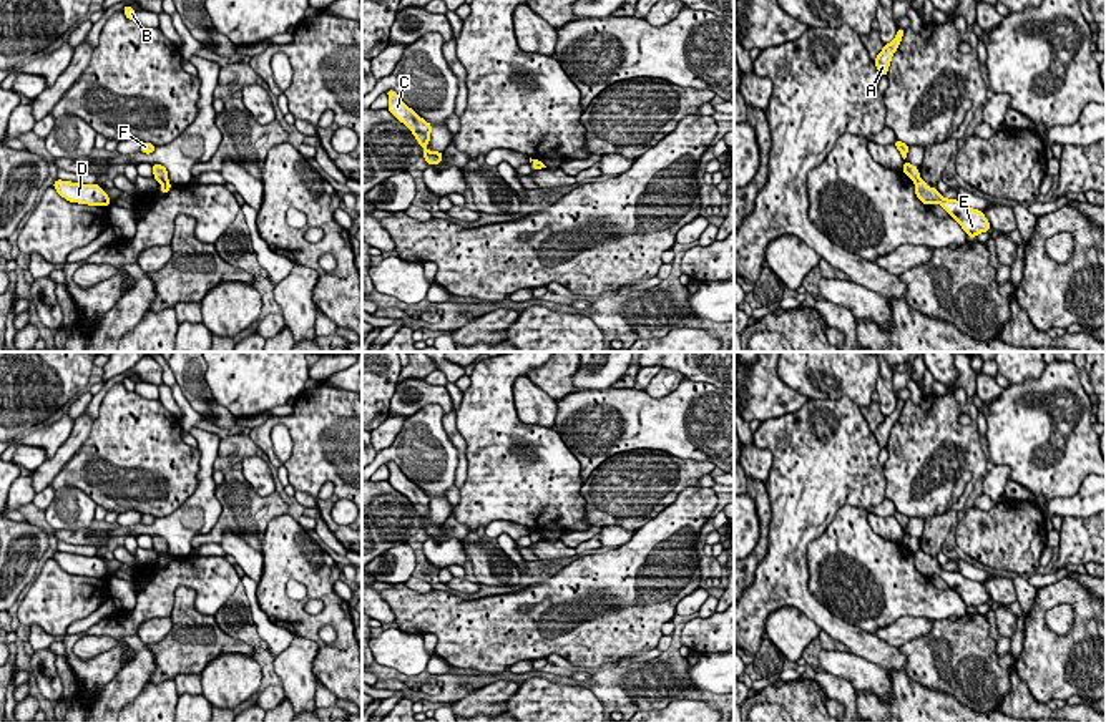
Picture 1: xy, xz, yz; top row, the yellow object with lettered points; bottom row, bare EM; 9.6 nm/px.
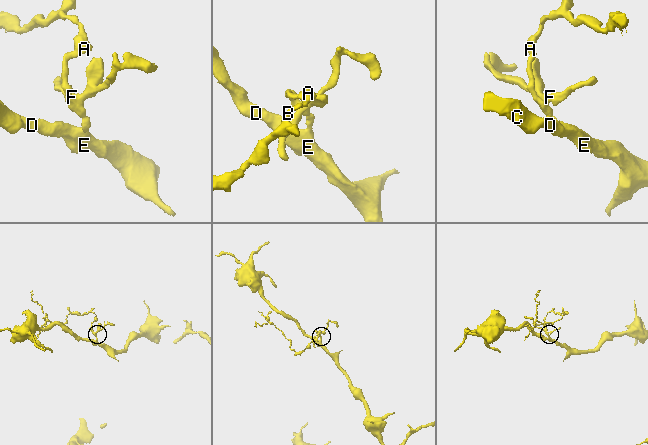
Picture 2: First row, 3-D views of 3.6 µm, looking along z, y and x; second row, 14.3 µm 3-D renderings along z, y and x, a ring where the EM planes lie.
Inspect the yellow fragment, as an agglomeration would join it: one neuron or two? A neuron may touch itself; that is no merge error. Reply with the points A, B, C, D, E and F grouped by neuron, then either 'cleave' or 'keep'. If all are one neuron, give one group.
A B F / C D E; cleave

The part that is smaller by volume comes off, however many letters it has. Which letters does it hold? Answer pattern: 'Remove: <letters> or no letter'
Remove: A, B, F

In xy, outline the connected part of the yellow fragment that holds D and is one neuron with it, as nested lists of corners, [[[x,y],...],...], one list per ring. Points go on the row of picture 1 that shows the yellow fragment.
[[[56,179],[53,183],[56,193],[70,202],[90,206],[110,206],[111,199],[98,184],[80,184]]]

